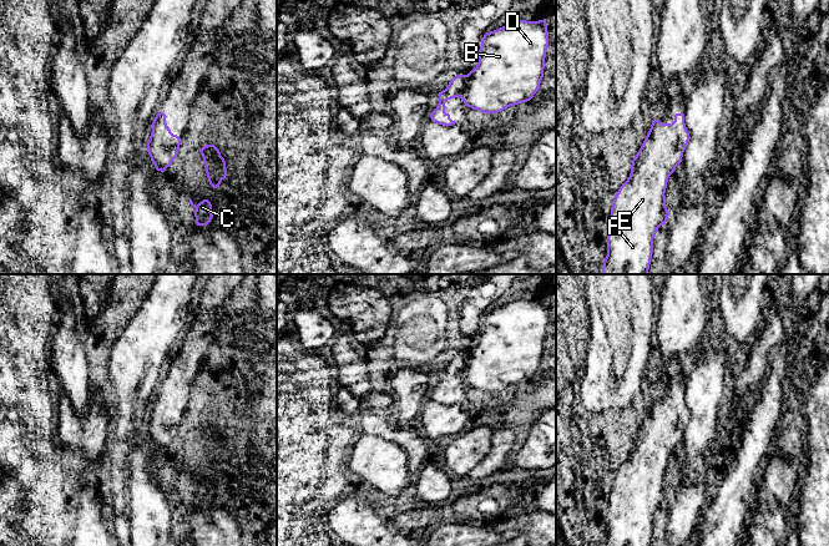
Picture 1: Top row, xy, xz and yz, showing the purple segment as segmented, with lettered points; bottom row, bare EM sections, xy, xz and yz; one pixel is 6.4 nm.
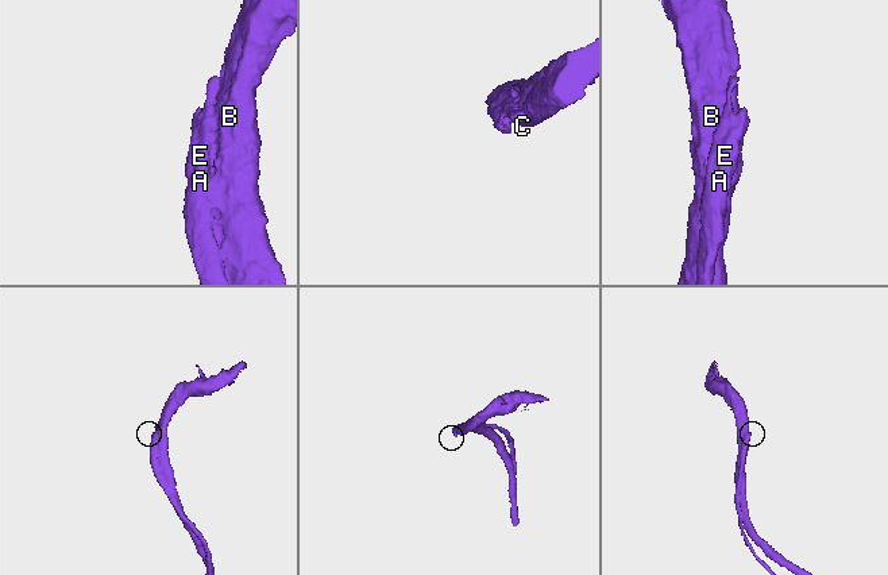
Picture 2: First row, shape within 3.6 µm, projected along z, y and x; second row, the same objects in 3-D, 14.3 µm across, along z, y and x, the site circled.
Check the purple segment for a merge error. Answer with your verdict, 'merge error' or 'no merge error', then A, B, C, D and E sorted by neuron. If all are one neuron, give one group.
merge error; groups A E / B C D

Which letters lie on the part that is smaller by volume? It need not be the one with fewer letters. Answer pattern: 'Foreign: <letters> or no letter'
Foreign: A, E

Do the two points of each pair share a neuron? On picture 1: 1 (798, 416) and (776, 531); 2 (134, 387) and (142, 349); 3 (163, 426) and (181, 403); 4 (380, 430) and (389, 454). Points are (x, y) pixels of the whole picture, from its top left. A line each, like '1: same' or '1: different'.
1: same
2: same
3: same
4: different

